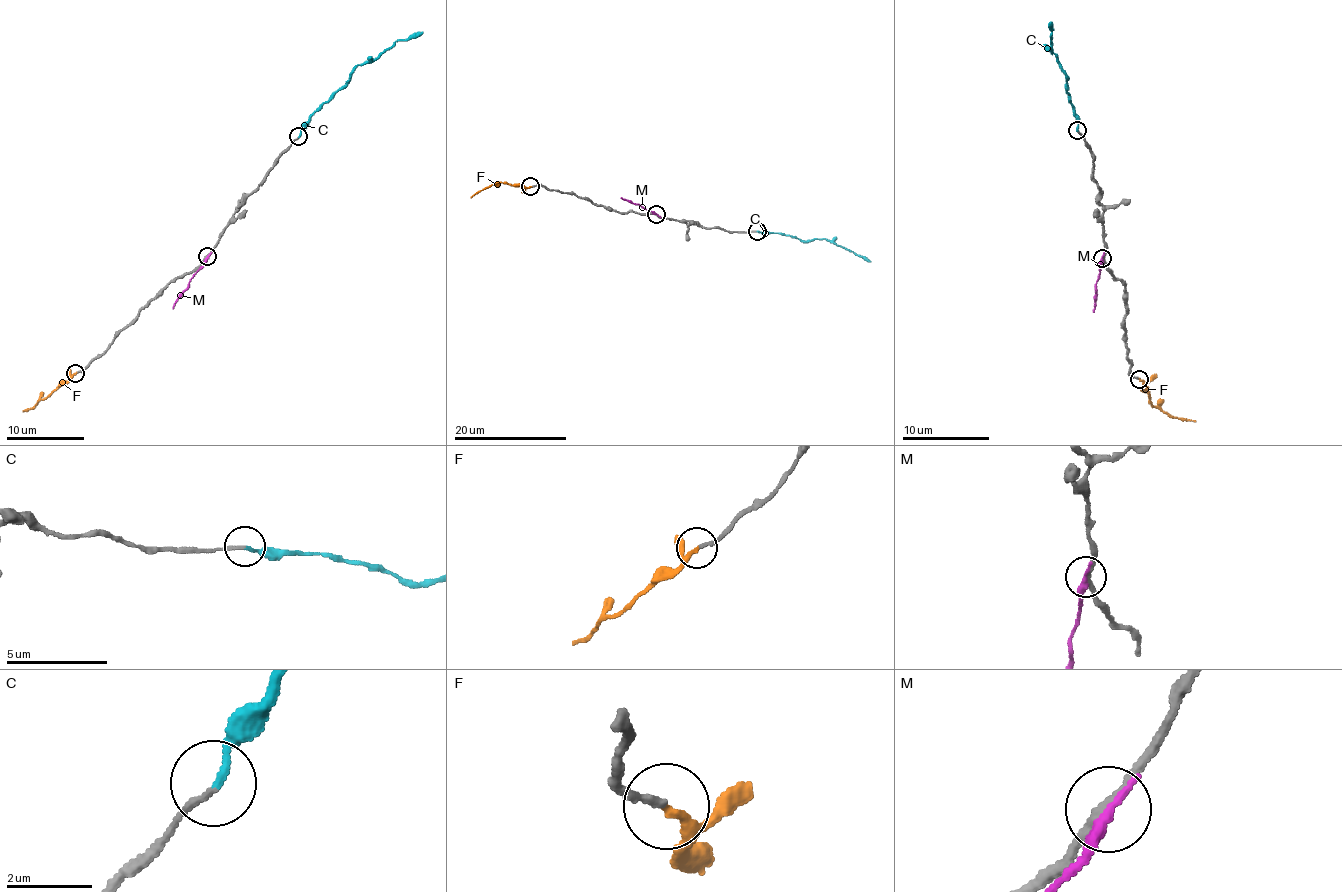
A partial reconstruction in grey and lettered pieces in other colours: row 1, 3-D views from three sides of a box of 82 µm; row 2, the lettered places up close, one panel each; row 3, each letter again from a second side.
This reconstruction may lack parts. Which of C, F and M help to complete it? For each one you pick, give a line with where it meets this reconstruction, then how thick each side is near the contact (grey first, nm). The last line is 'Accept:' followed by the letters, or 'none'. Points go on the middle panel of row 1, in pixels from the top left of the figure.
C: Touches grey at (757, 231). Thickness 160 nm (grey) against 160 nm
F: Touches grey at (530, 186). Thickness 160 nm (grey) against 200 nm
Accept: C, F

